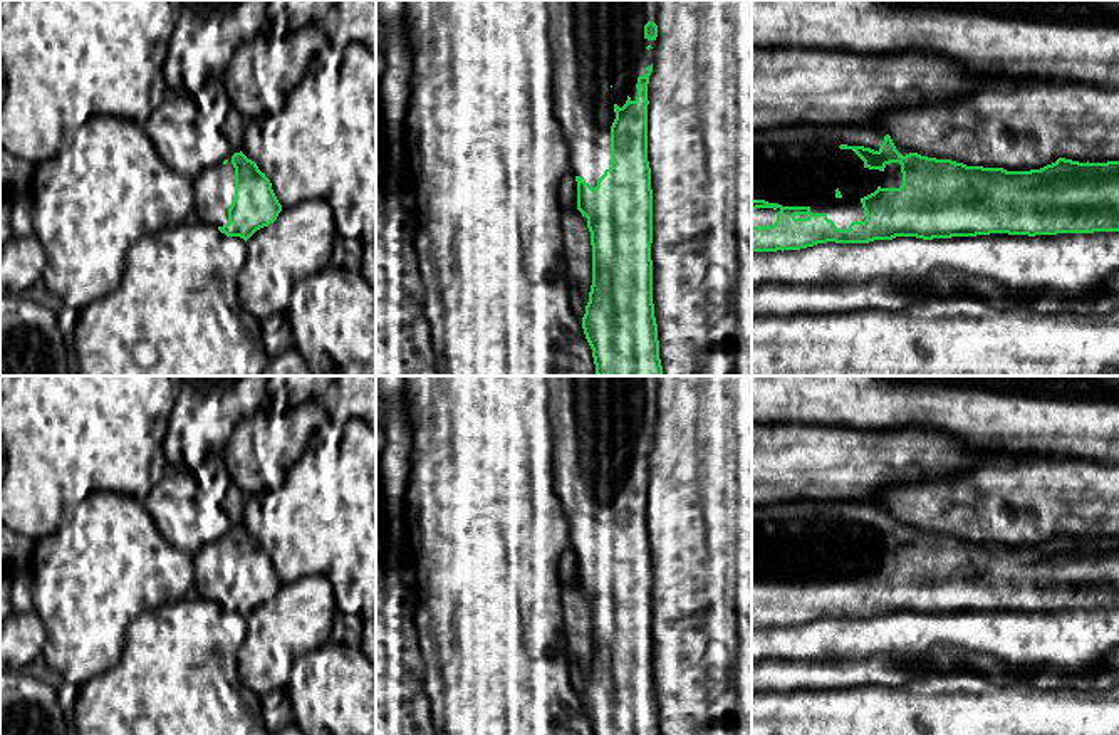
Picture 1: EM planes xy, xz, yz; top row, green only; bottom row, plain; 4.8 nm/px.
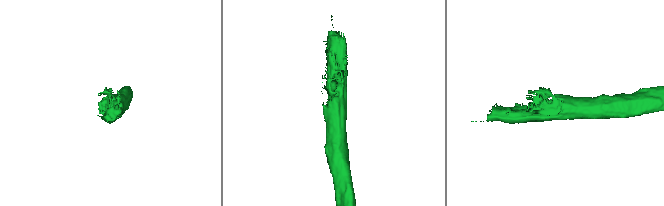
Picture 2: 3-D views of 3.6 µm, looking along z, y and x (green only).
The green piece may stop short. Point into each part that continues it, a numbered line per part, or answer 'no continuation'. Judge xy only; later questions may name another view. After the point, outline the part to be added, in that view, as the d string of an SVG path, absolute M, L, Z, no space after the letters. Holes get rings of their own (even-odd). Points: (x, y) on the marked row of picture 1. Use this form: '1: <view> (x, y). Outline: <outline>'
1: xy (213, 187). Outline: M228 158L226 164L218 163L201 169L193 180L193 188L193 211L198 215L198 222L216 228L226 225L228 208L235 198L235 168L232 158Z

